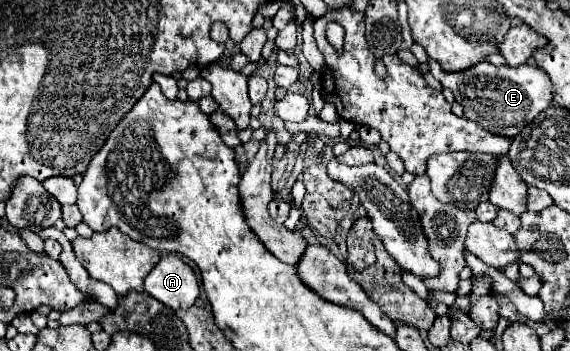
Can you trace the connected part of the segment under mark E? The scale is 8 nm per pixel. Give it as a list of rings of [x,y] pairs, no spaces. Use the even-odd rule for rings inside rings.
[[[429,59],[429,71],[455,95],[455,101],[463,105],[465,117],[479,123],[483,129],[507,139],[515,137],[529,121],[533,121],[543,109],[551,105],[551,81],[539,67],[521,65],[495,67],[491,63],[477,63],[461,73],[445,73],[437,61]]]

